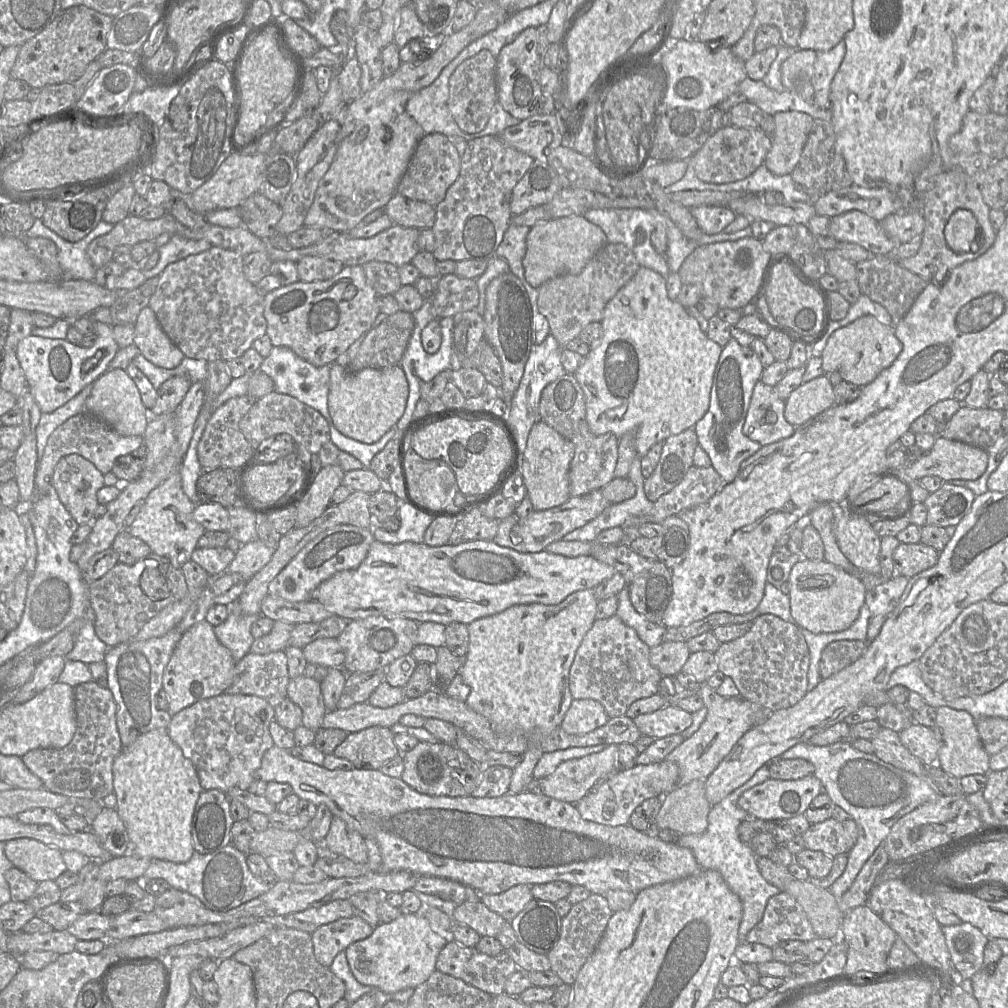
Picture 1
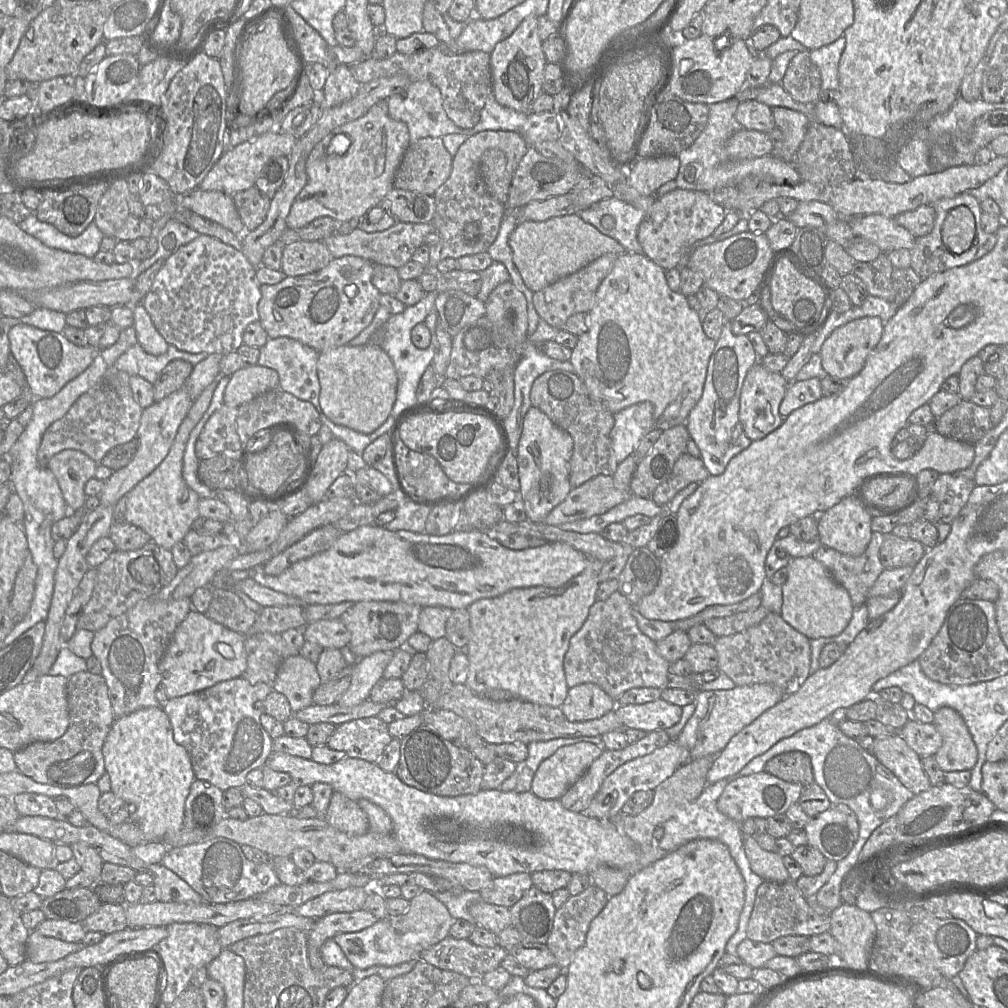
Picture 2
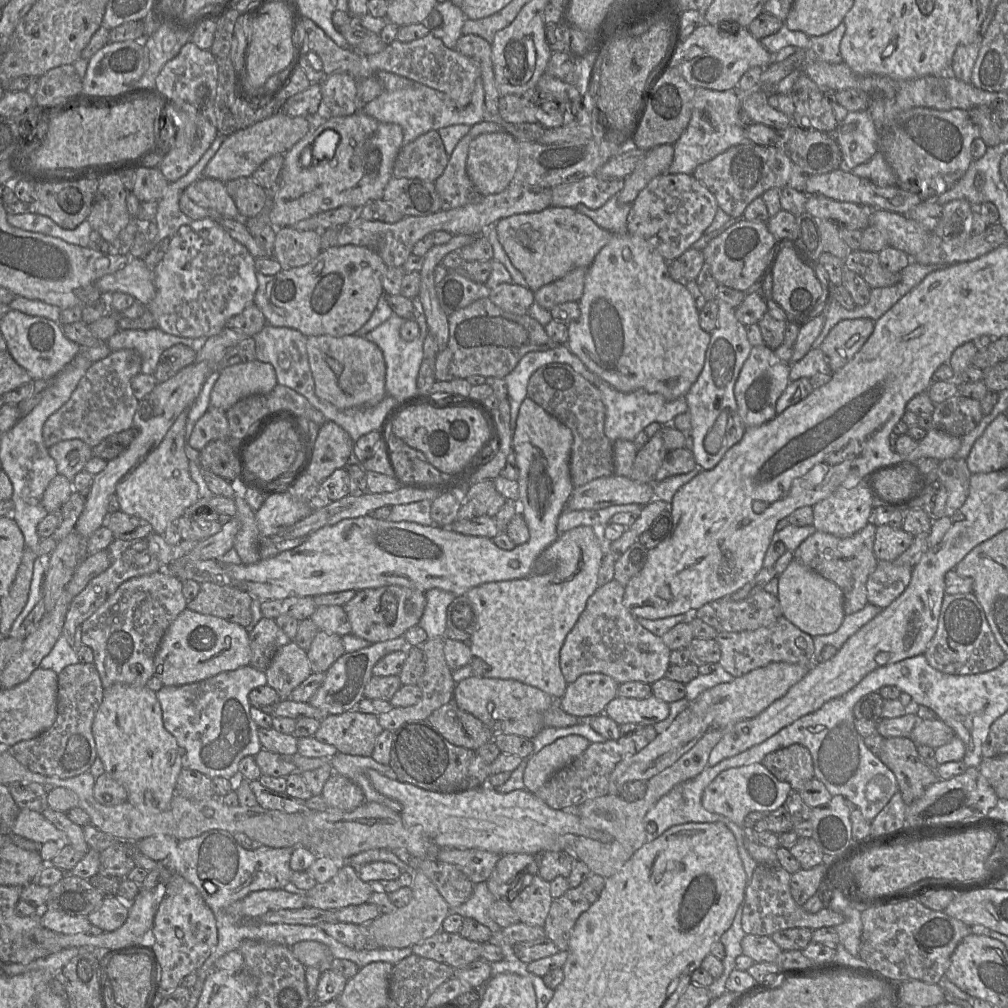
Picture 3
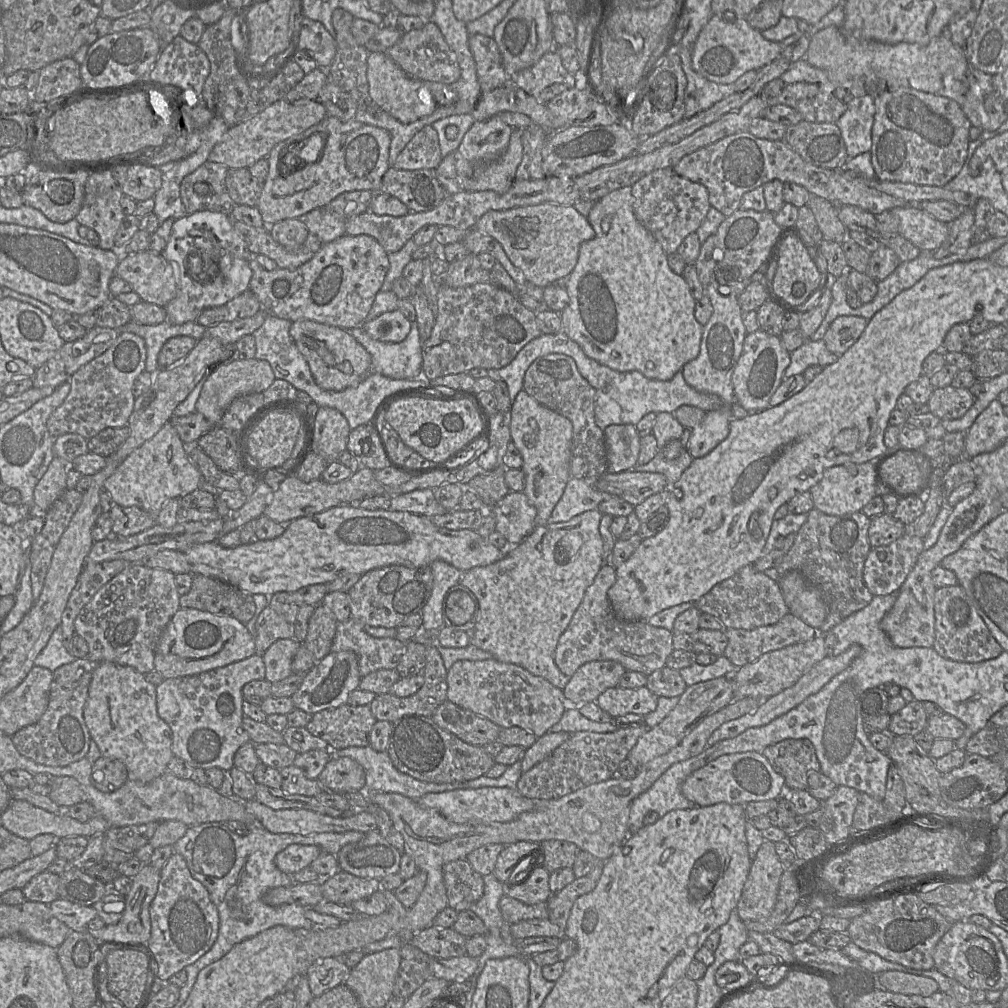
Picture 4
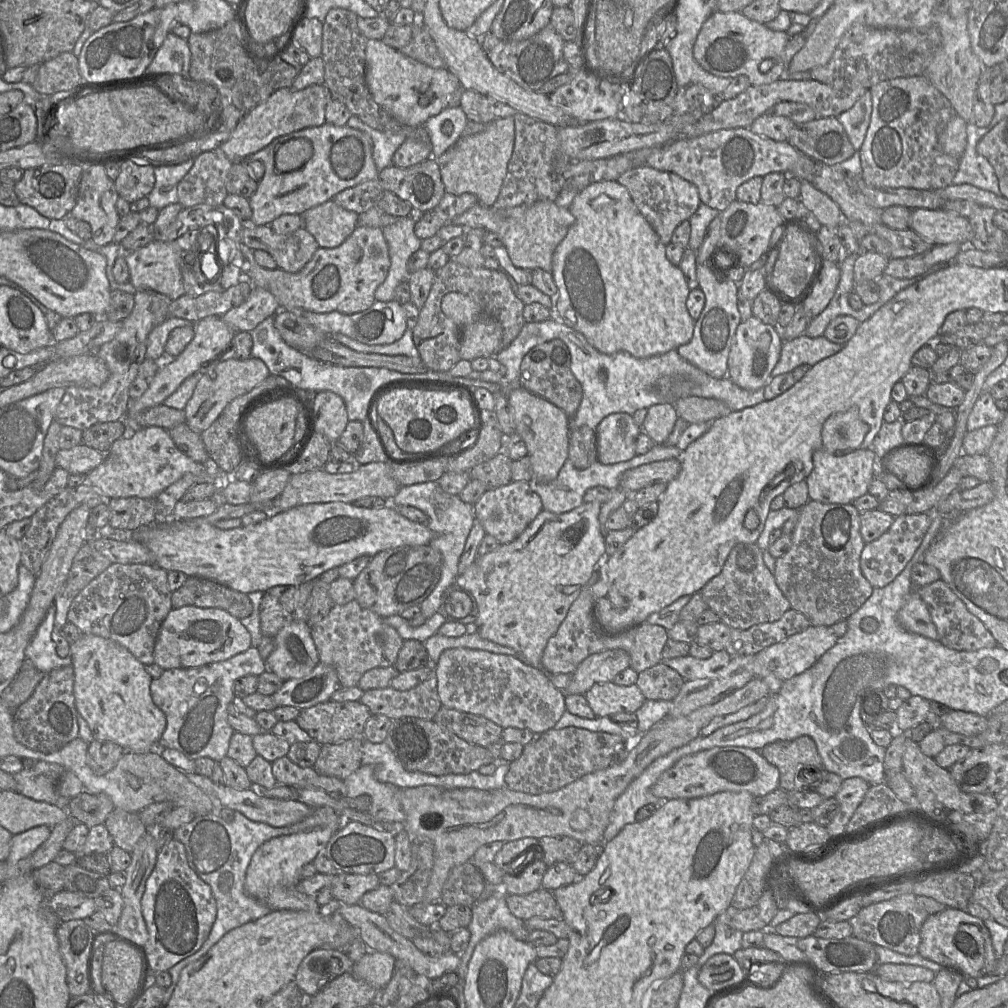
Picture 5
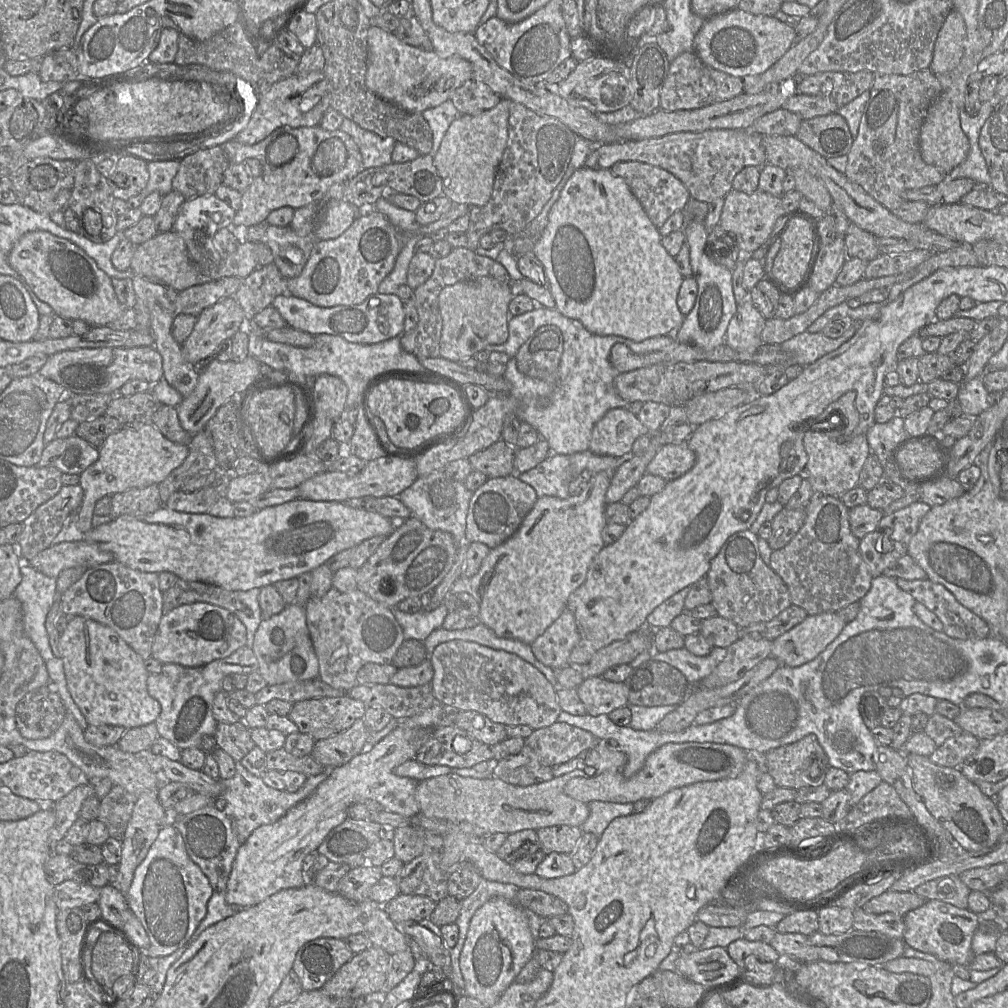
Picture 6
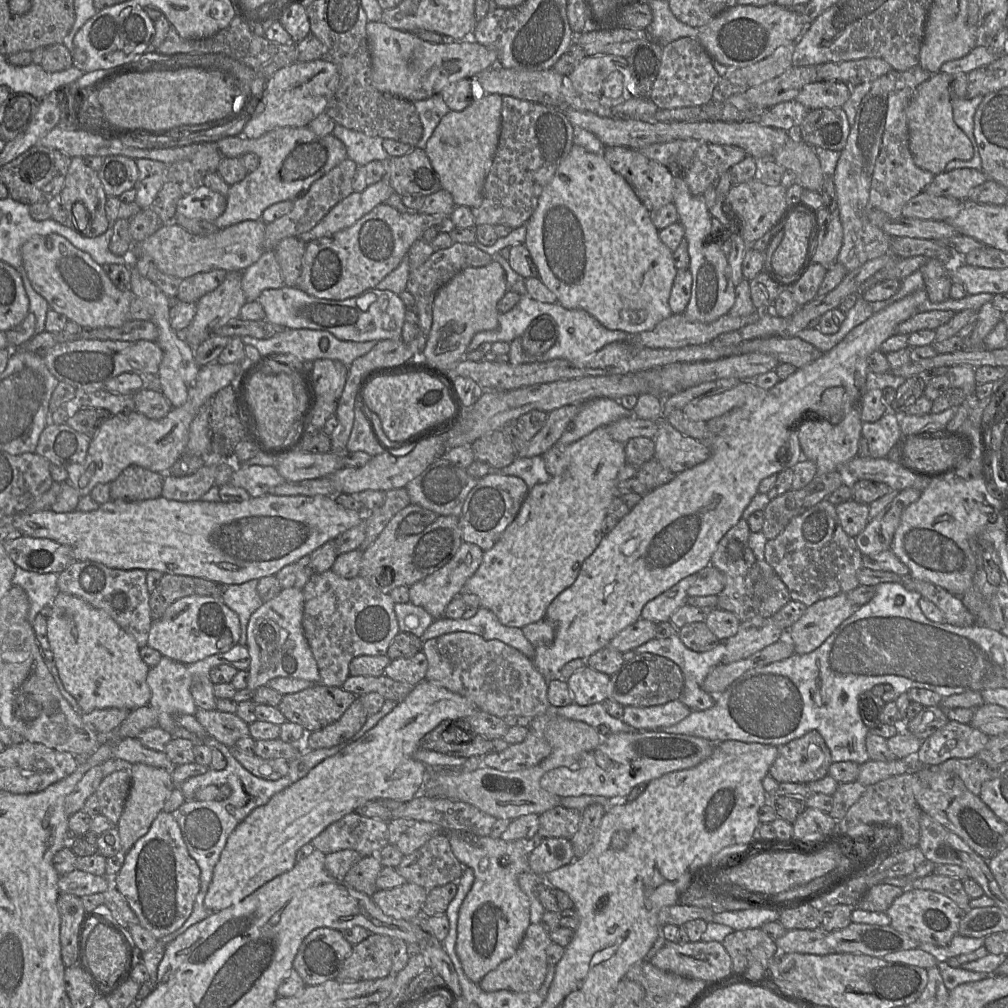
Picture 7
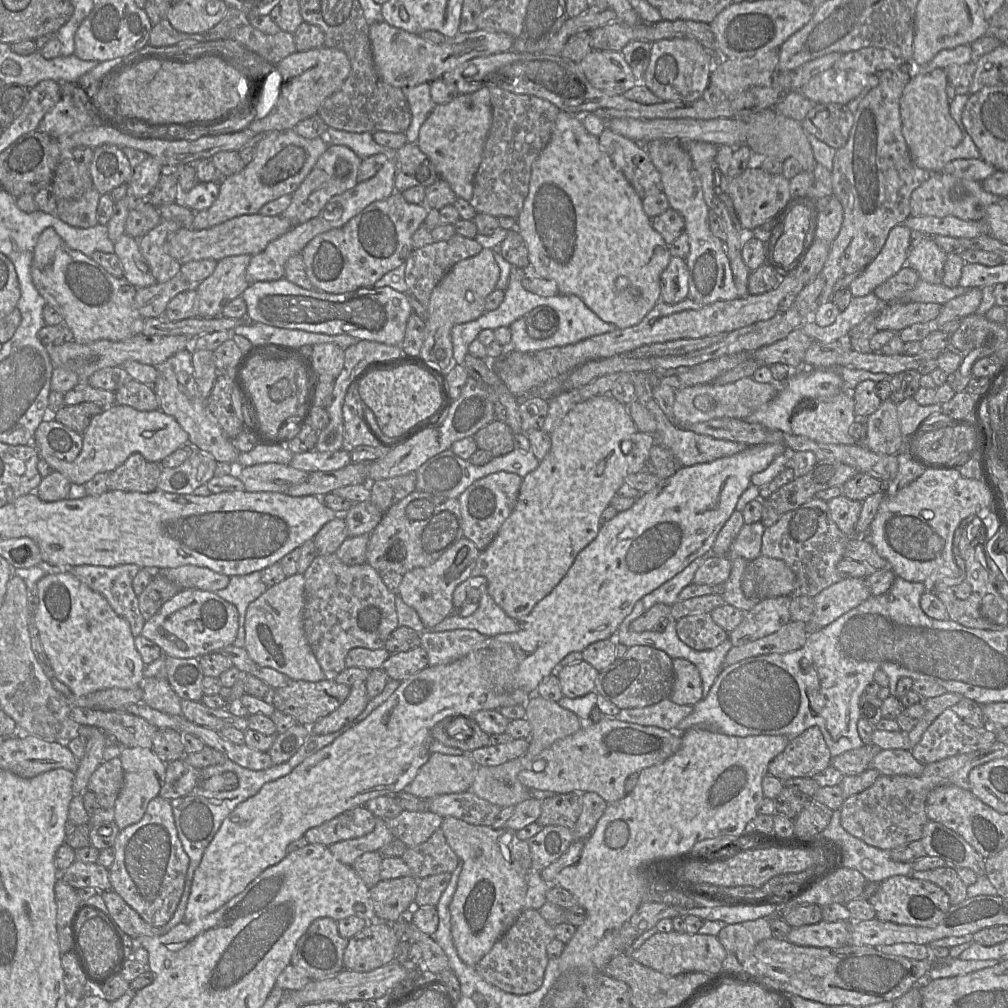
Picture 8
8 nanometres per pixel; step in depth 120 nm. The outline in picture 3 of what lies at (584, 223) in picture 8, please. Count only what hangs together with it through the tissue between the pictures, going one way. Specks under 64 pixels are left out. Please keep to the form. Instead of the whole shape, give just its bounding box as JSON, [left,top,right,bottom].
[567,145,710,400]

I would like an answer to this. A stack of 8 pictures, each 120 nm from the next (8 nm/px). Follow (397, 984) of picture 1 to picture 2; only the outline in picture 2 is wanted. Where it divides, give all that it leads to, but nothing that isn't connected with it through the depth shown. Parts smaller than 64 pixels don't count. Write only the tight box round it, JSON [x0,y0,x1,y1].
[333,919,423,969]

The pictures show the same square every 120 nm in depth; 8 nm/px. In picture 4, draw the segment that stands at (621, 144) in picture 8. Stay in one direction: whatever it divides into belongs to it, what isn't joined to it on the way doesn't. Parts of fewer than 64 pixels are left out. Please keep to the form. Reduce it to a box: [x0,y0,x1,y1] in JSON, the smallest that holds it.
[631,169,709,255]

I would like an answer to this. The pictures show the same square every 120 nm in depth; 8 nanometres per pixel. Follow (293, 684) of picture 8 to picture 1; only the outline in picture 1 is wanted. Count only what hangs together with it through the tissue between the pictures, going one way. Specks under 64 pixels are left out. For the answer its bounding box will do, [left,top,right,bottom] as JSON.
[333,726,400,769]

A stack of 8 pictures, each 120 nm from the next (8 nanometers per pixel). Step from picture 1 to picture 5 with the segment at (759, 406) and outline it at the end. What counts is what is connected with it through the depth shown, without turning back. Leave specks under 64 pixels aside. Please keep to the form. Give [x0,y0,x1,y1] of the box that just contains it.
[727,316,783,390]

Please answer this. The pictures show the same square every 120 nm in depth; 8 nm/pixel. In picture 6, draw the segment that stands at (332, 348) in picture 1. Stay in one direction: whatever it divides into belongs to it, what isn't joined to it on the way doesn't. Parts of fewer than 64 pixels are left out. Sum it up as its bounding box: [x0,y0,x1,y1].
[286,208,404,308]

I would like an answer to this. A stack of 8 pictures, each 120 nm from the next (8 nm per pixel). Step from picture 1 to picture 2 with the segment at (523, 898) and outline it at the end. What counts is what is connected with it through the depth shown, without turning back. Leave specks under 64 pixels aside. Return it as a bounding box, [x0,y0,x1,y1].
[480,872,533,908]

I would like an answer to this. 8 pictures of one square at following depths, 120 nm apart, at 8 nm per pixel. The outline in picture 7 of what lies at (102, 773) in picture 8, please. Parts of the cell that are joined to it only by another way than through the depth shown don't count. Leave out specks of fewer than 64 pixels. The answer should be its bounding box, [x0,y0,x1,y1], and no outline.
[95,770,131,827]

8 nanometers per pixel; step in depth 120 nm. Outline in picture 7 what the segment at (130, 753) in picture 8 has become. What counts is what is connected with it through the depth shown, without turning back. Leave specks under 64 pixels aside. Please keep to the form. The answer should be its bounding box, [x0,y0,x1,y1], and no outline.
[116,763,174,854]

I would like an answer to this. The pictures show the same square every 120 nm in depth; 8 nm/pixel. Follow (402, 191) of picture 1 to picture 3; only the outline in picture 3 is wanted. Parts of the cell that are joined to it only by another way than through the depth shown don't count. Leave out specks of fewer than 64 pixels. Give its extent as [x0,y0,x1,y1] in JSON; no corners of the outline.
[392,130,448,182]

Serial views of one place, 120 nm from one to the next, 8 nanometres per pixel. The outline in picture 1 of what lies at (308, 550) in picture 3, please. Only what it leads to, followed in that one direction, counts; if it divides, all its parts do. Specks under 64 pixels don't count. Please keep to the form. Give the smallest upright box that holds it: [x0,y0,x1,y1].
[311,419,616,625]

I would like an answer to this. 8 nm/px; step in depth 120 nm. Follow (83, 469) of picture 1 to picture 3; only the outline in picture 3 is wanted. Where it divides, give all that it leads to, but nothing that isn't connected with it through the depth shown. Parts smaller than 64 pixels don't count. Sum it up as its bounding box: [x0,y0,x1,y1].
[48,439,93,483]

